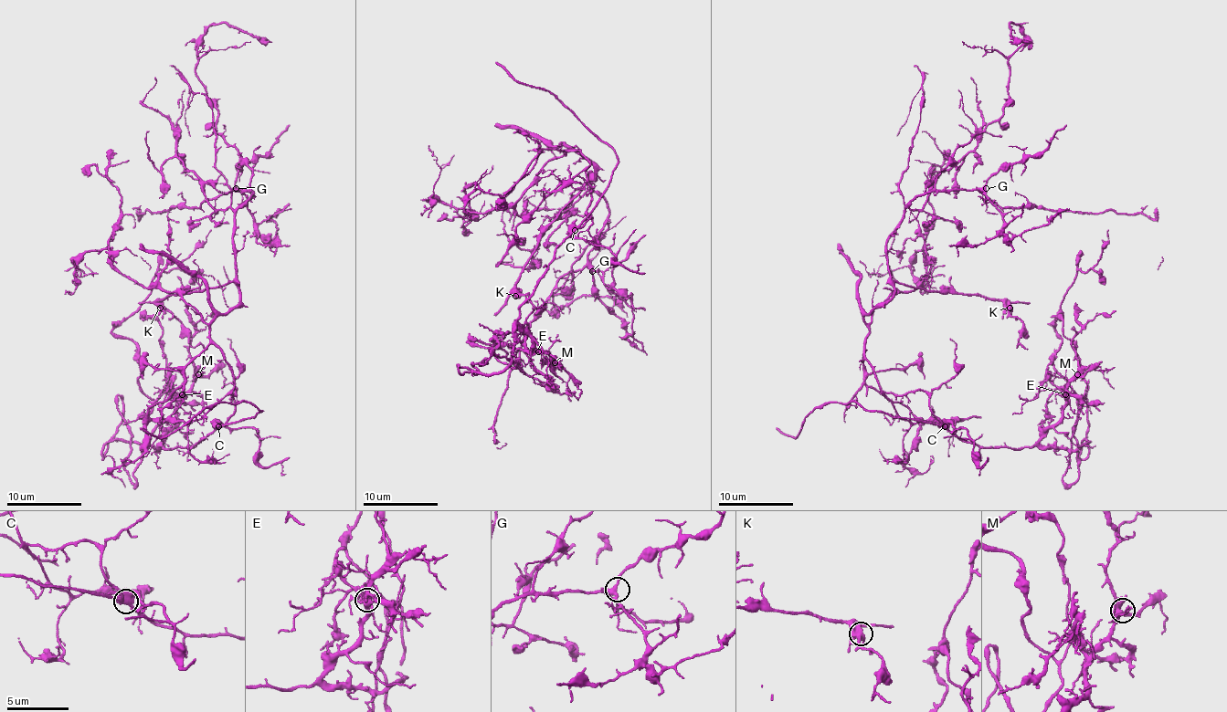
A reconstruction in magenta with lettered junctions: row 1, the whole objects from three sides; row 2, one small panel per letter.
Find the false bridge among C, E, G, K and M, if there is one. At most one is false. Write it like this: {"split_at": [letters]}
{"split_at": ["C"]}

